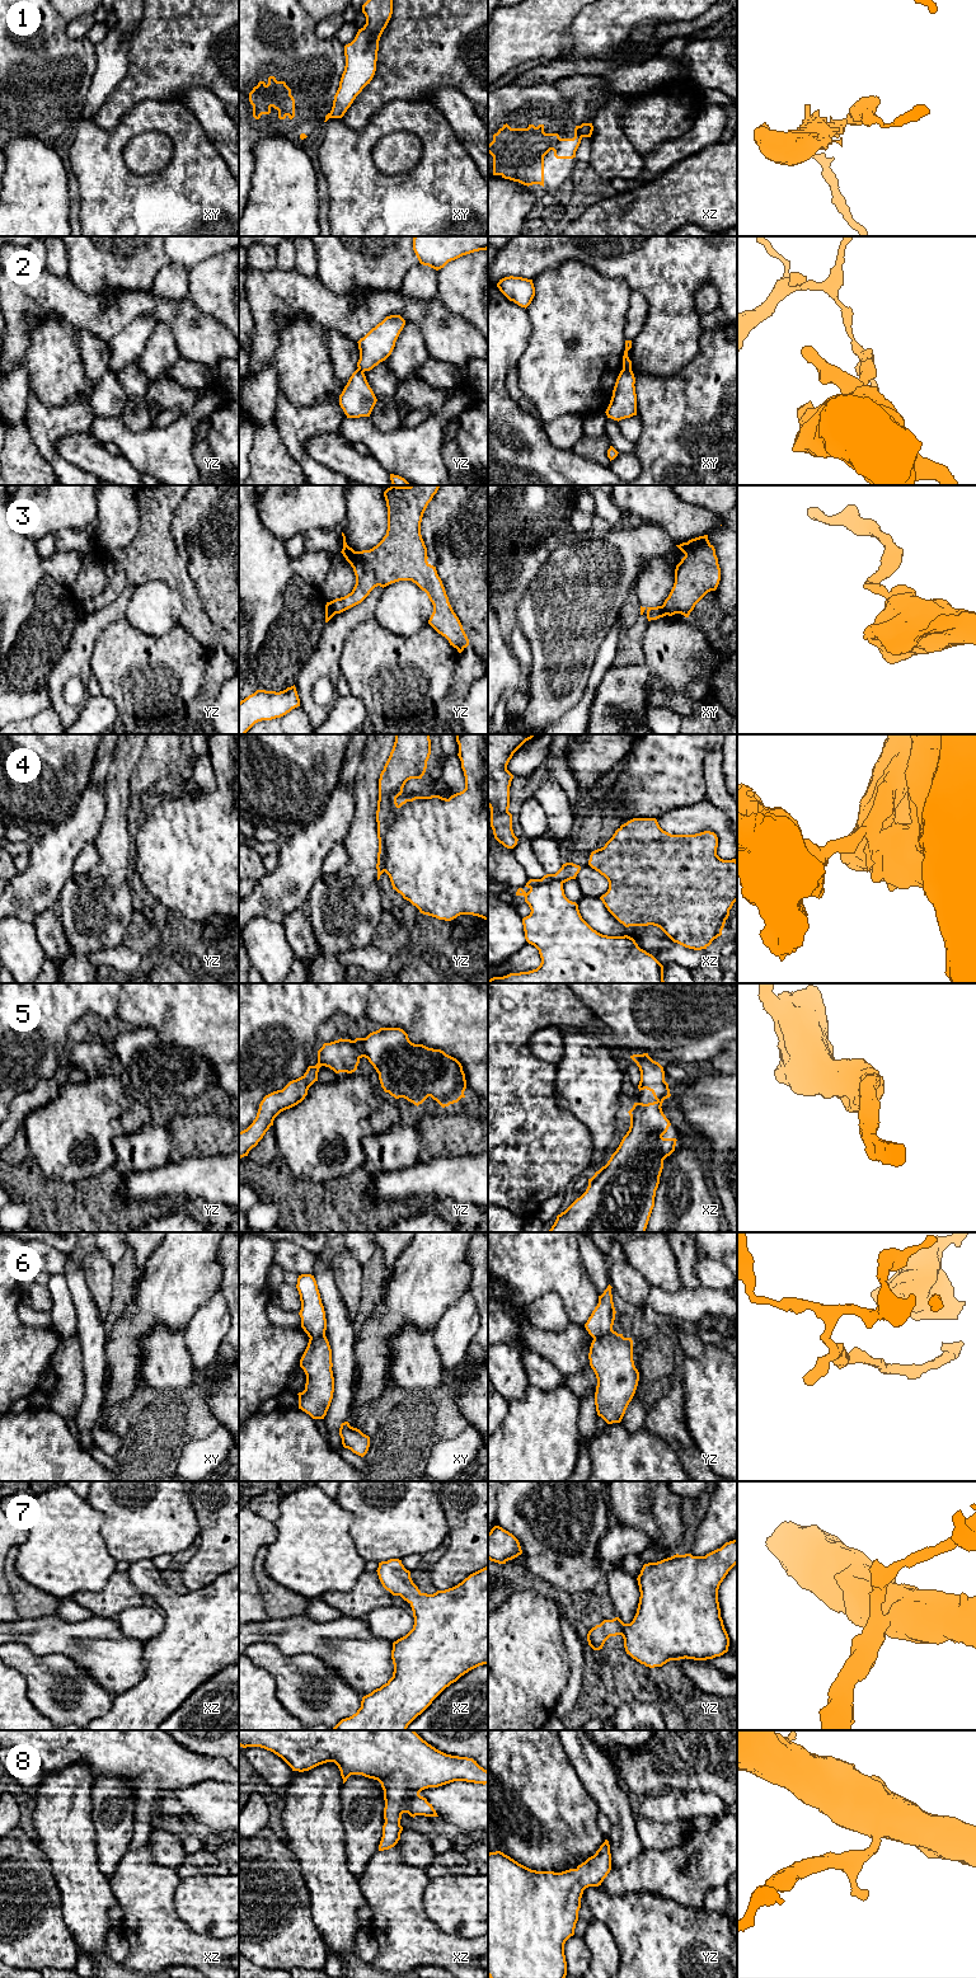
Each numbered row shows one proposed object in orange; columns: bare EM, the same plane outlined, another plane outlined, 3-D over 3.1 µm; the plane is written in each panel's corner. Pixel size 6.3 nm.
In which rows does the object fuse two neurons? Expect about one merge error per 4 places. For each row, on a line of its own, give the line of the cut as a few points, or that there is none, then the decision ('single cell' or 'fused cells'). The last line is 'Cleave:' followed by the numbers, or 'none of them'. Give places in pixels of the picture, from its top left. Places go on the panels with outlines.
1: cut in xz along (578, 126), (582, 136); fused cells
2: cut in xy along (623, 367), (630, 370); fused cells
3: cut in yz along (328, 602), (334, 614); fused cells
4: cut in yz along (398, 806), (385, 835), (384, 870); fused cells
5: no cut; single cell
6: cut in yz along (611, 1329), (606, 1334), (594, 1338); fused cells
7: no cut; single cell
8: no cut; single cell
Cleave: 1, 2, 3, 4, 6

